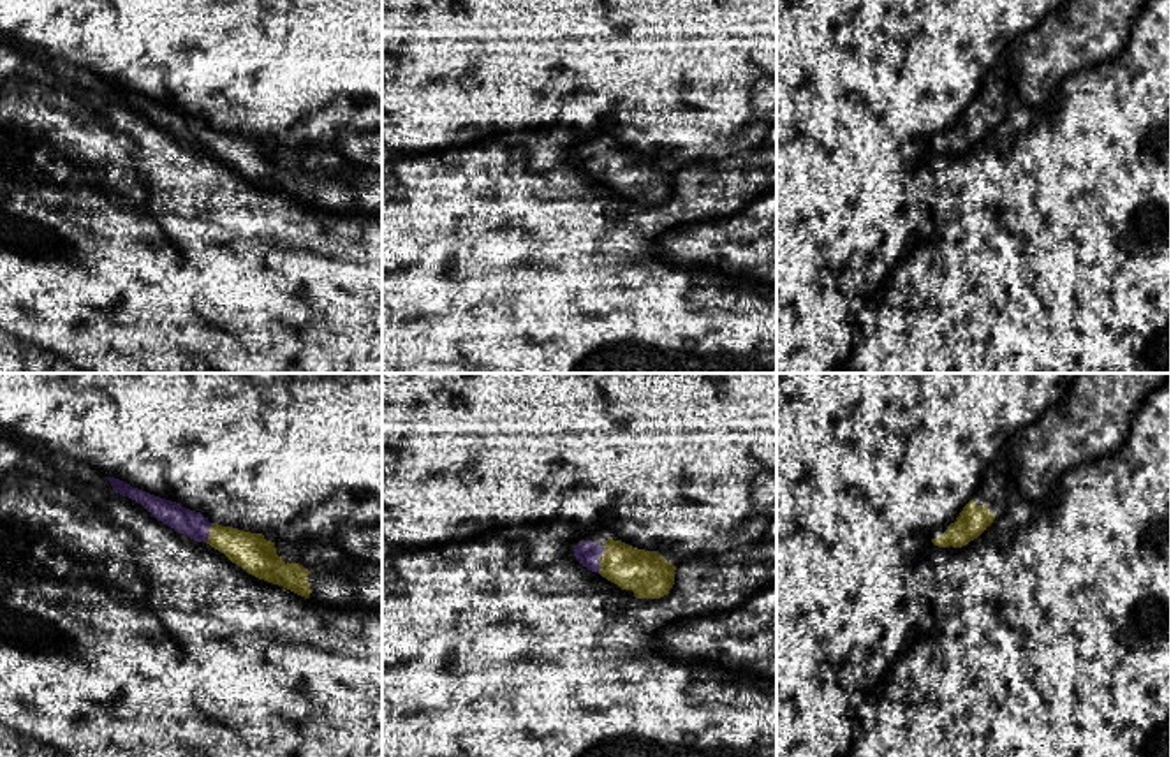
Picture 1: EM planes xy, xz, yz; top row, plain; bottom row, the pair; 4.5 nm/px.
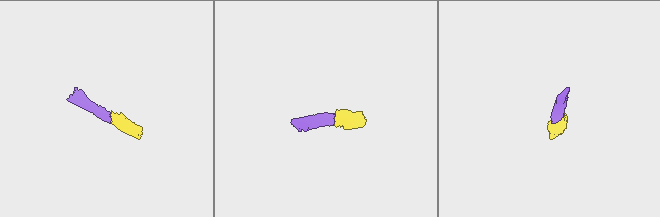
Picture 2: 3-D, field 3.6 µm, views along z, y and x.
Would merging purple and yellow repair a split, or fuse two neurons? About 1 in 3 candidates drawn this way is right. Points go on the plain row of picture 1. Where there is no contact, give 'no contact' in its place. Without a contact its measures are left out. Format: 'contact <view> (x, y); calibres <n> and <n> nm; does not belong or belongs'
contact xz (597, 164); calibres 110 and 220 nm; belongs

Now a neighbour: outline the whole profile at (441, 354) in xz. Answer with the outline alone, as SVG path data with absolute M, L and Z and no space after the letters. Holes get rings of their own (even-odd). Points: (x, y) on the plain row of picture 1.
M581 127L511 129L461 146L430 150L421 153L382 151L382 373L777 373L777 285L759 280L734 278L715 269L697 269L664 262L659 255L659 241L685 225L717 222L734 217L757 199L777 192L777 146L745 151L725 160L683 169L674 180L674 190L660 204L636 204L622 197L615 188L583 173L574 162L574 151L597 136Z

